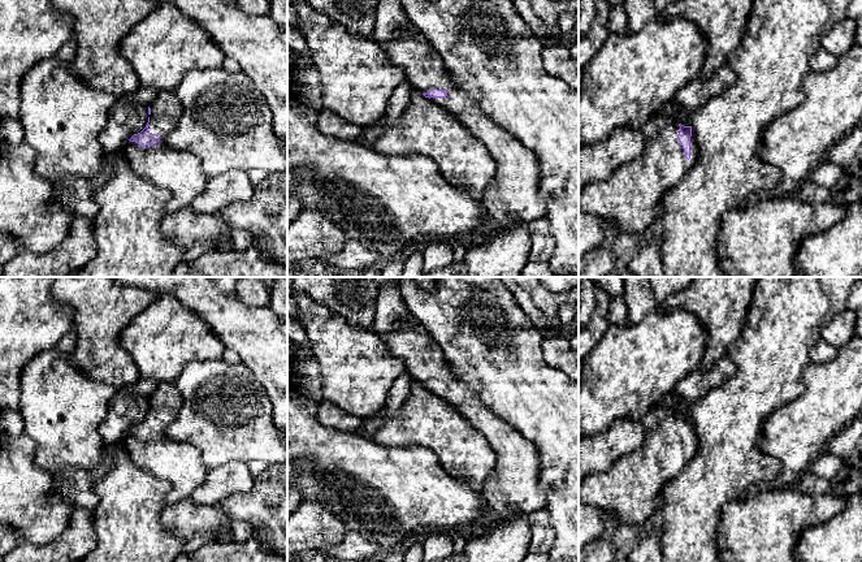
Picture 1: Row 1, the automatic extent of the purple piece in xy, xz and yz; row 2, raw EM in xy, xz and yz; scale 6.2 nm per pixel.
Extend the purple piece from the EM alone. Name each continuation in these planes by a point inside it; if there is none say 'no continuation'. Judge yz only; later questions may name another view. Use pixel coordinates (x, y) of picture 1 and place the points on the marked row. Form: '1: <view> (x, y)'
1: yz (631, 199)

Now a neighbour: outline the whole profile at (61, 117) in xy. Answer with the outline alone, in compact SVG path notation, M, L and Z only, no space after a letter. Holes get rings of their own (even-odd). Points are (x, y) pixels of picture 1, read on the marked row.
M70 38L55 56L38 61L20 85L20 117L25 142L35 151L34 170L53 185L53 200L70 177L94 178L103 172L107 154L99 142L116 99L109 92L87 87L65 65L74 57L77 43Z

